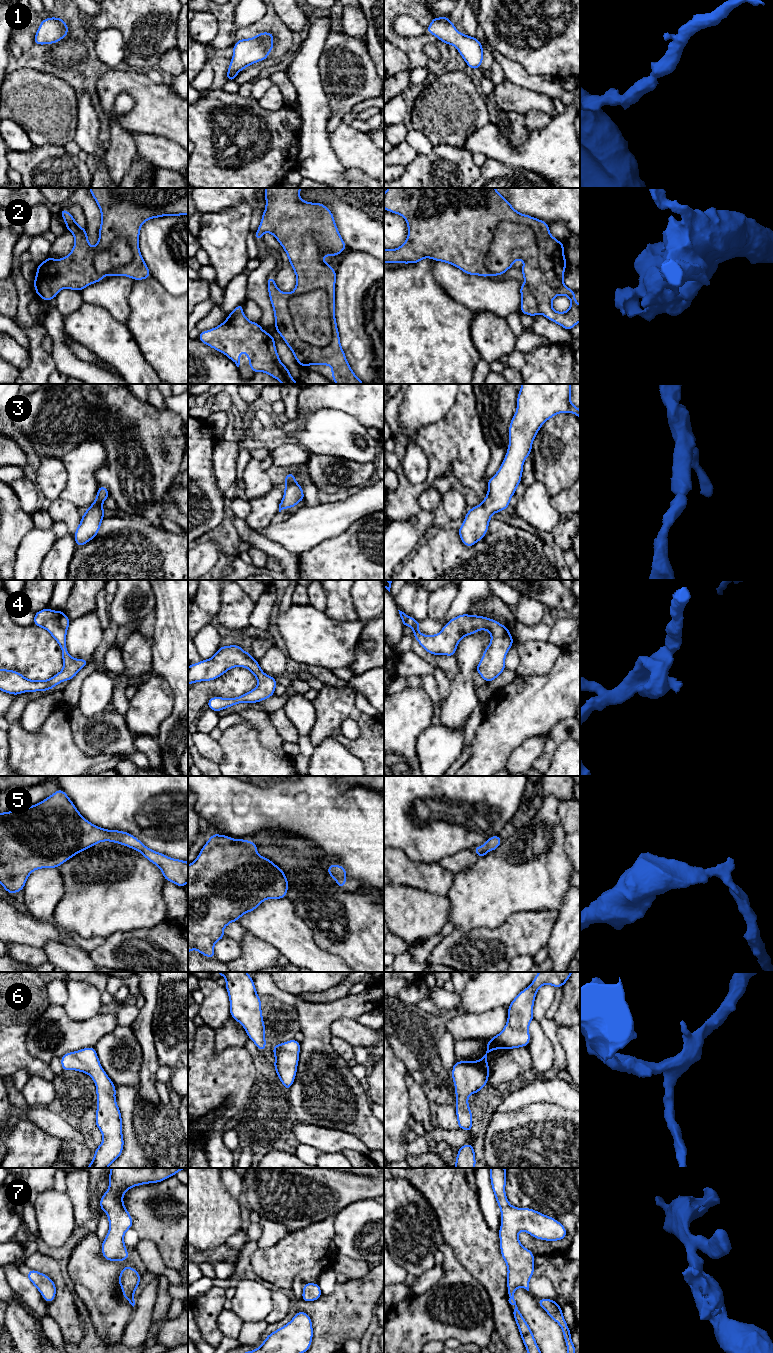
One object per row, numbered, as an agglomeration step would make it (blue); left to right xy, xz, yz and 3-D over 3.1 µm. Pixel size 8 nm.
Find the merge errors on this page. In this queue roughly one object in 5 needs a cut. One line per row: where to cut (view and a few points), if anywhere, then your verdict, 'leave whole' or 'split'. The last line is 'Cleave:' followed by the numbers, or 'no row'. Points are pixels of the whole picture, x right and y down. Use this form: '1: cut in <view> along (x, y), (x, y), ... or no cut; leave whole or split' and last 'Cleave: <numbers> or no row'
1: no cut; leave whole
2: no cut; leave whole
3: no cut; leave whole
4: no cut; leave whole
5: no cut; leave whole
6: no cut; leave whole
7: no cut; leave whole
Cleave: no row

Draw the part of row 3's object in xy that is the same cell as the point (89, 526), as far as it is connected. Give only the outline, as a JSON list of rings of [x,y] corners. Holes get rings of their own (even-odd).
[[[98,487],[97,496],[92,505],[82,515],[79,526],[75,529],[75,544],[83,546],[96,537],[104,517],[103,502],[110,496],[106,487]]]

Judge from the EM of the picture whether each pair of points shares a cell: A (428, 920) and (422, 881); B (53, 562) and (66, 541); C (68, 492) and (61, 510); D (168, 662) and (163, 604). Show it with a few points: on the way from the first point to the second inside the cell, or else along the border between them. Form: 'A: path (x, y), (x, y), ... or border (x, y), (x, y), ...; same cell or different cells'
A: border (400, 884), (446, 896); different cells
B: path (58, 557), (65, 546); same cell
C: border (59, 497), (69, 501), (76, 508); different cells
D: path (168, 648), (168, 618); same cell

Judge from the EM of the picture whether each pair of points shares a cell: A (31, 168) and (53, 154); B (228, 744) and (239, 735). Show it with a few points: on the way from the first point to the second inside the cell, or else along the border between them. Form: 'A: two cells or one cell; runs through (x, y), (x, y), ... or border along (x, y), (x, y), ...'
A: one cell; runs through (36, 168), (39, 168), (48, 159)
B: one cell; runs through (231, 742), (236, 738)

